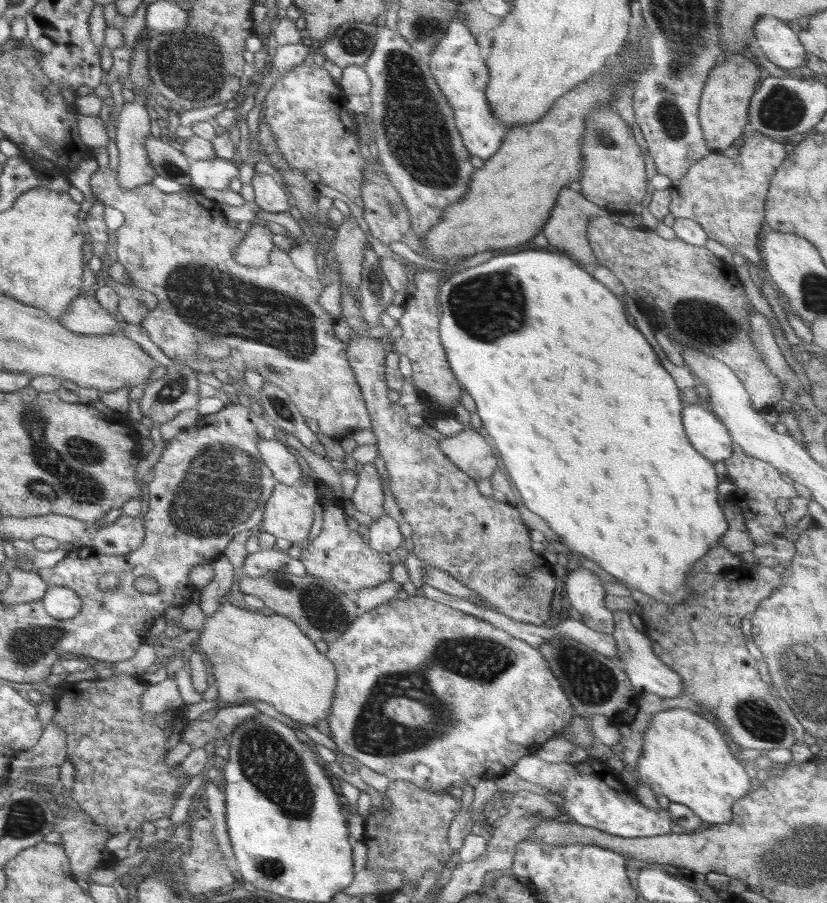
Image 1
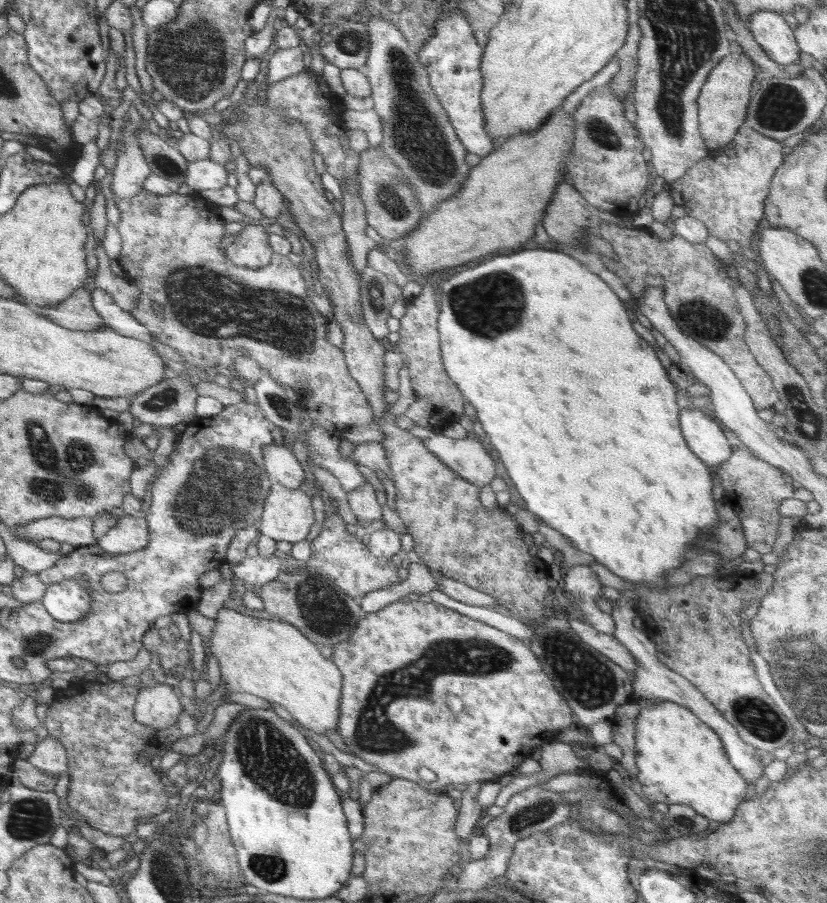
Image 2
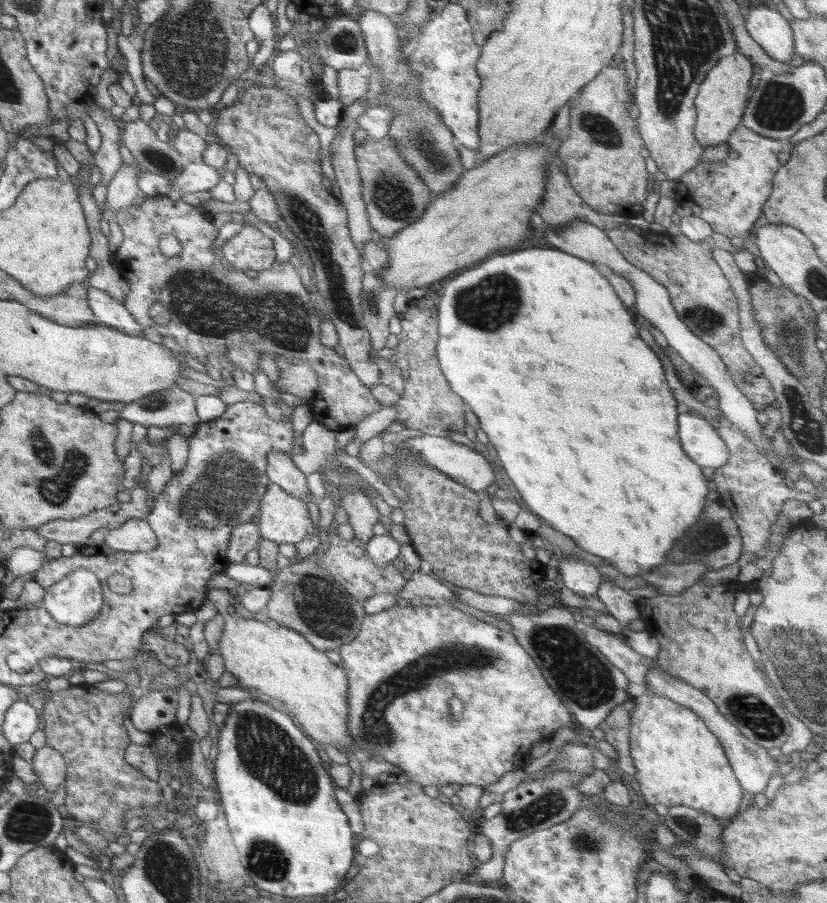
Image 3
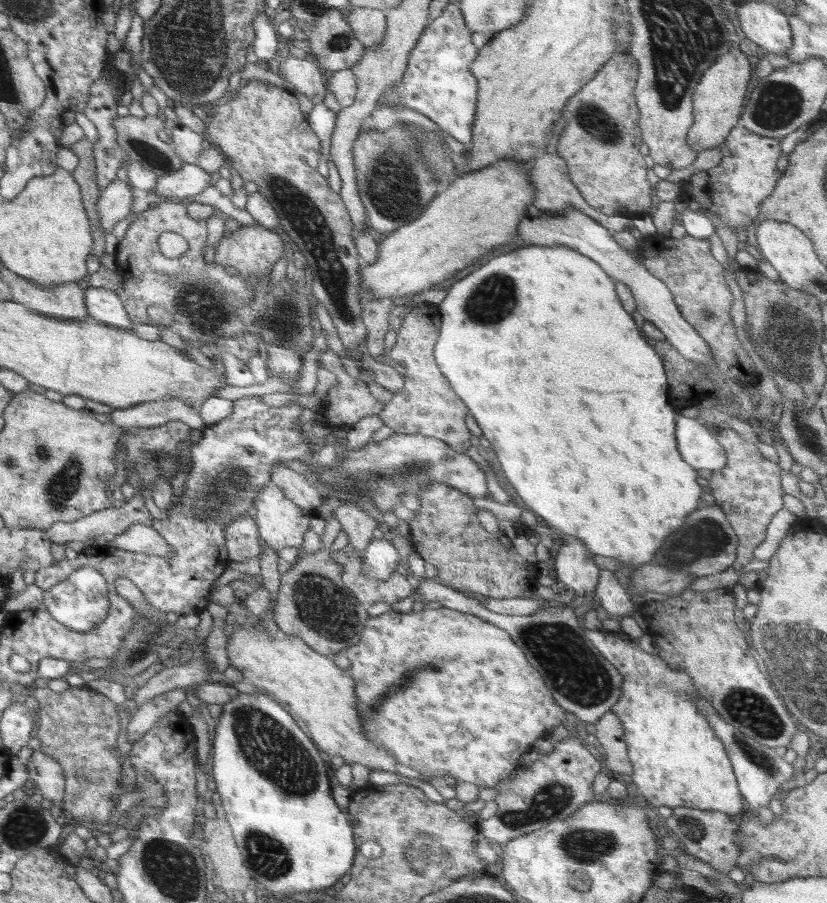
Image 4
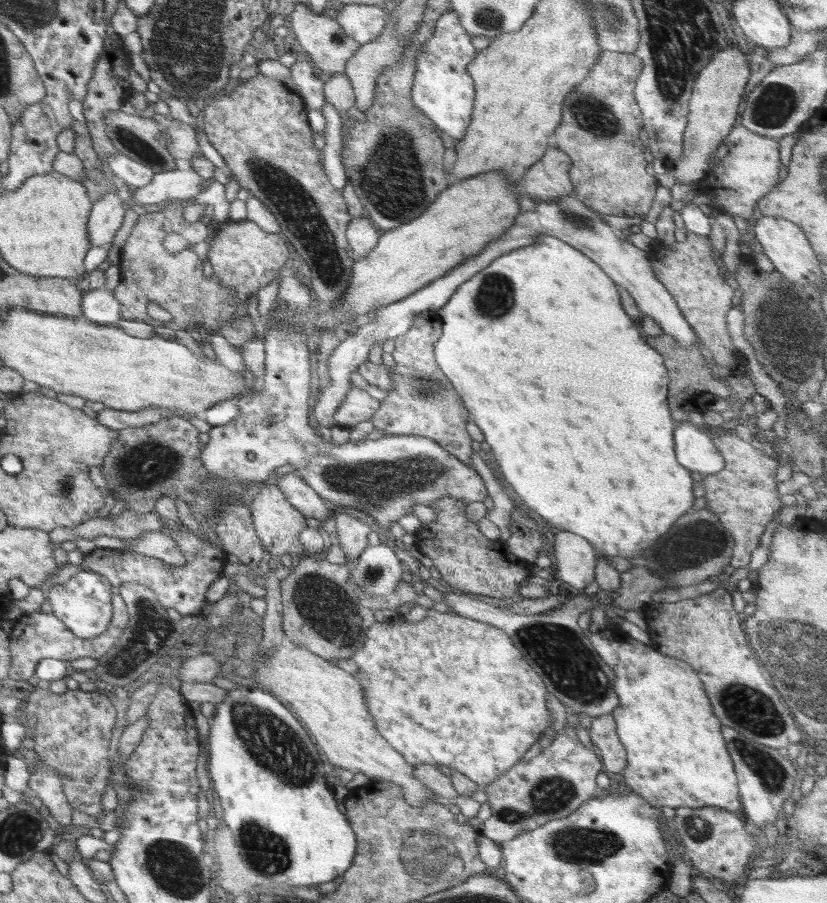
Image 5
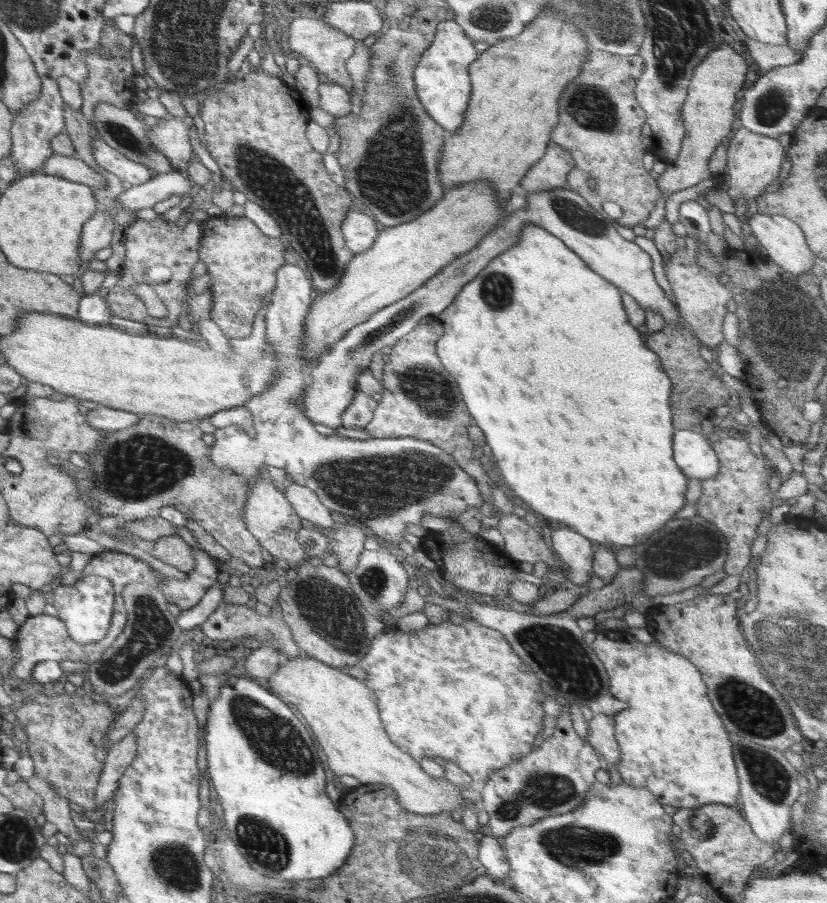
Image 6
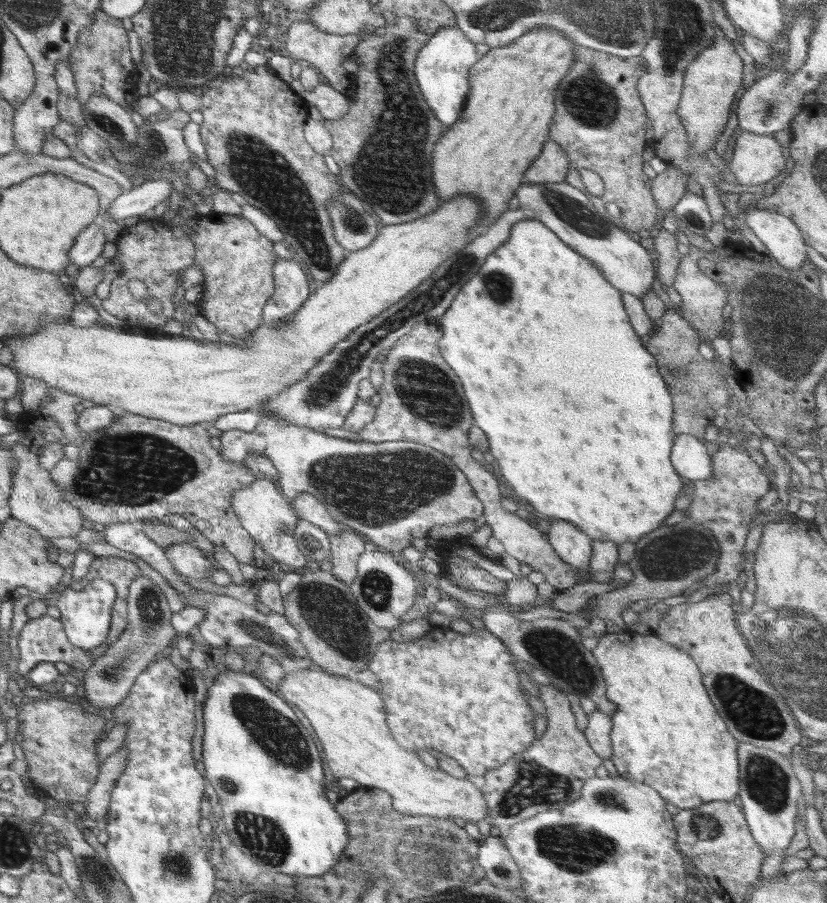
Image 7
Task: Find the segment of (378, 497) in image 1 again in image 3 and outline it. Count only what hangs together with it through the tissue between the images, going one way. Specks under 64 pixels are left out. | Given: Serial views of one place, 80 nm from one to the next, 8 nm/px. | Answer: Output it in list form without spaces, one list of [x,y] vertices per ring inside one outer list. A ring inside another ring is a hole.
[[[358,490],[342,499],[341,506],[347,511],[348,524],[354,531],[354,536],[366,544],[372,537],[374,525],[379,522],[381,514],[371,503],[367,495]]]

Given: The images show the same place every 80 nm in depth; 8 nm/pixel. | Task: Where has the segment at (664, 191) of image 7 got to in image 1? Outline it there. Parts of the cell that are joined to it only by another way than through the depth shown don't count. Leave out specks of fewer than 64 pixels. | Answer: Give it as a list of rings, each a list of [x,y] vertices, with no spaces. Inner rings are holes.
[[[738,53],[724,56],[722,64],[709,72],[709,79],[699,100],[698,118],[705,141],[714,152],[732,147],[732,142],[741,137],[744,125],[749,122],[749,102],[759,86],[761,72],[757,61]]]

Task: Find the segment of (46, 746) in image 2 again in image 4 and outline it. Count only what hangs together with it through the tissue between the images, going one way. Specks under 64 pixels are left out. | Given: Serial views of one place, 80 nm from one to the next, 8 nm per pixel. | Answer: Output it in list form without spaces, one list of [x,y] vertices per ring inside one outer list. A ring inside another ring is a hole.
[[[40,749],[33,750],[29,761],[25,762],[29,770],[29,778],[31,779],[31,790],[40,790],[43,798],[50,800],[53,804],[61,806],[62,811],[66,812],[63,808],[63,801],[66,799],[65,792],[65,776],[63,775],[63,768],[50,756],[46,756],[45,752]]]

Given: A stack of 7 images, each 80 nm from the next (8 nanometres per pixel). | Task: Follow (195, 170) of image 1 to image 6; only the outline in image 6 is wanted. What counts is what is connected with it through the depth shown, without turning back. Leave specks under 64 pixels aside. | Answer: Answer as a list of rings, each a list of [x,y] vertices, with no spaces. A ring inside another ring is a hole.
[[[182,171],[168,173],[154,173],[152,178],[144,184],[139,184],[126,189],[117,196],[118,204],[122,210],[144,210],[152,208],[158,202],[168,201],[171,196],[190,192],[193,182]]]

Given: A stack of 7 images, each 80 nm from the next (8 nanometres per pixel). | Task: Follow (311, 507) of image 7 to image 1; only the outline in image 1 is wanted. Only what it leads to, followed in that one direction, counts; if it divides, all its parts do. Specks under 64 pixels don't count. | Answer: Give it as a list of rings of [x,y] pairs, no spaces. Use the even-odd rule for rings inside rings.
[[[276,439],[262,440],[257,450],[266,467],[273,473],[278,483],[292,487],[301,478],[302,465],[290,448]]]

